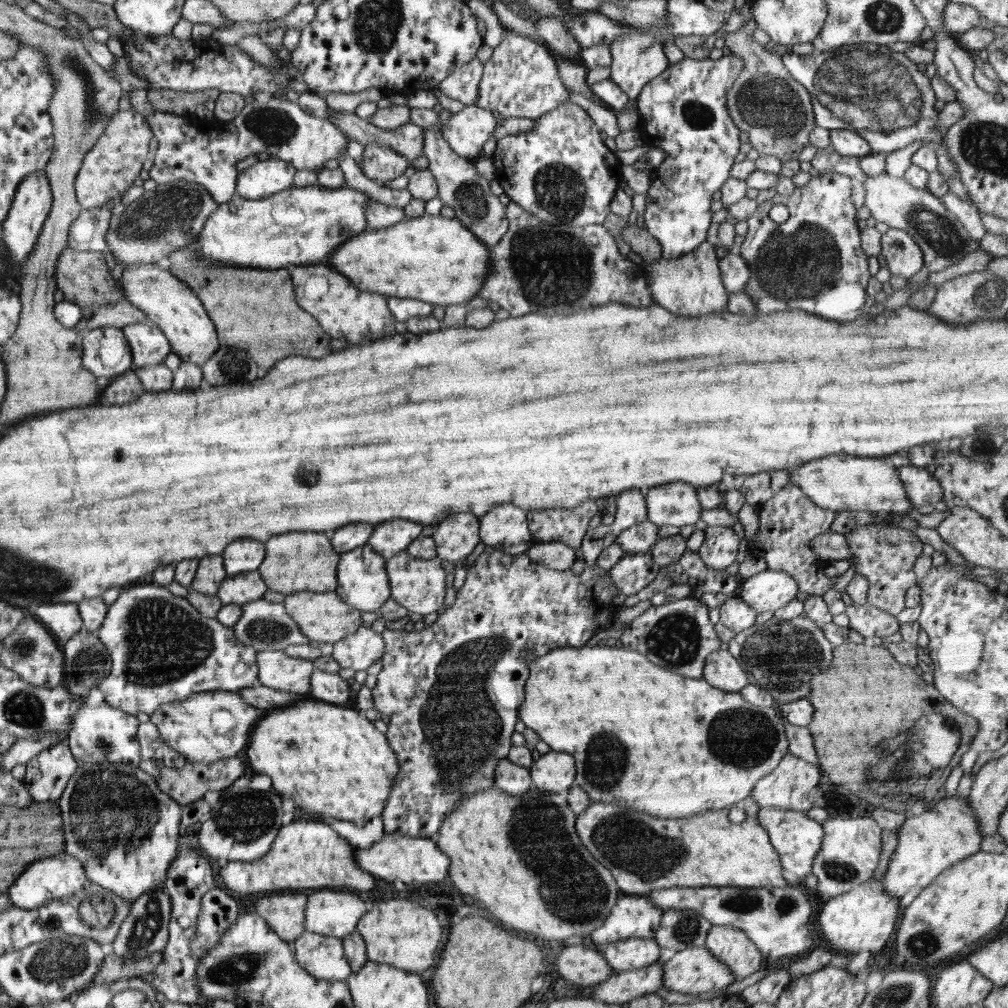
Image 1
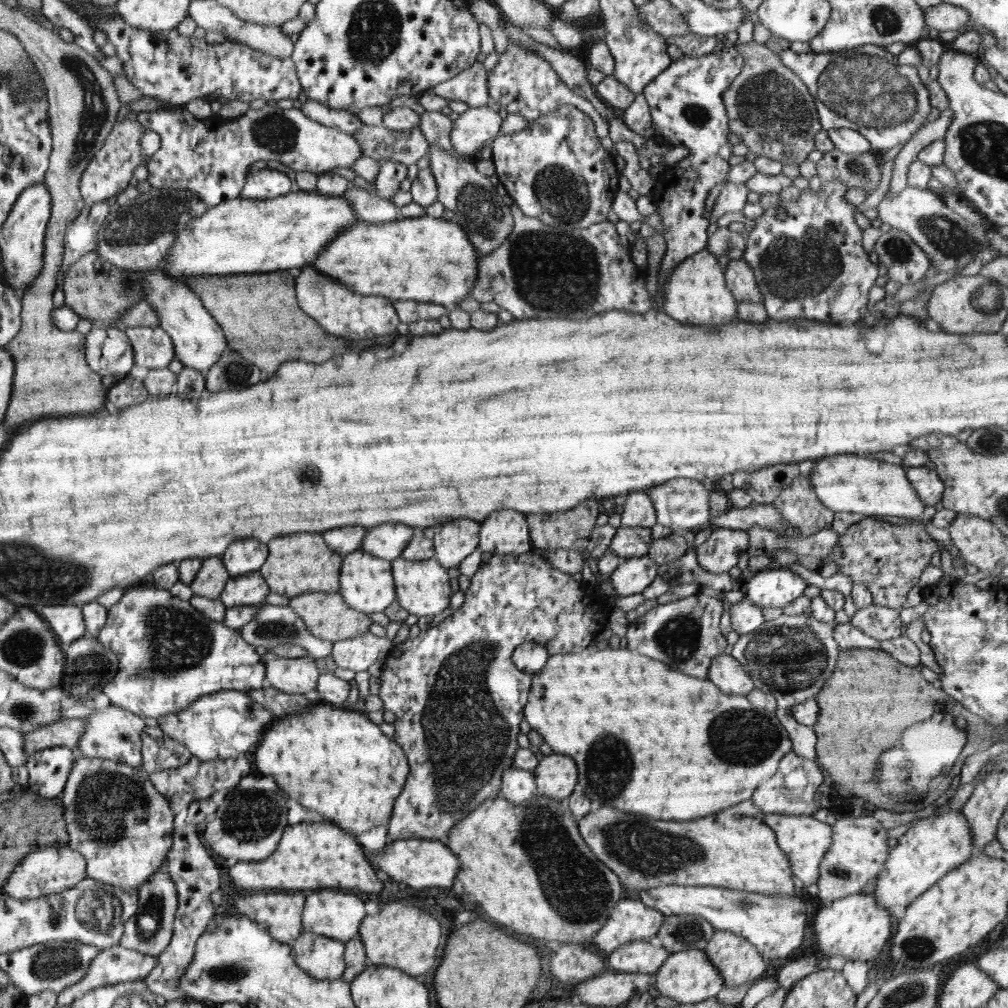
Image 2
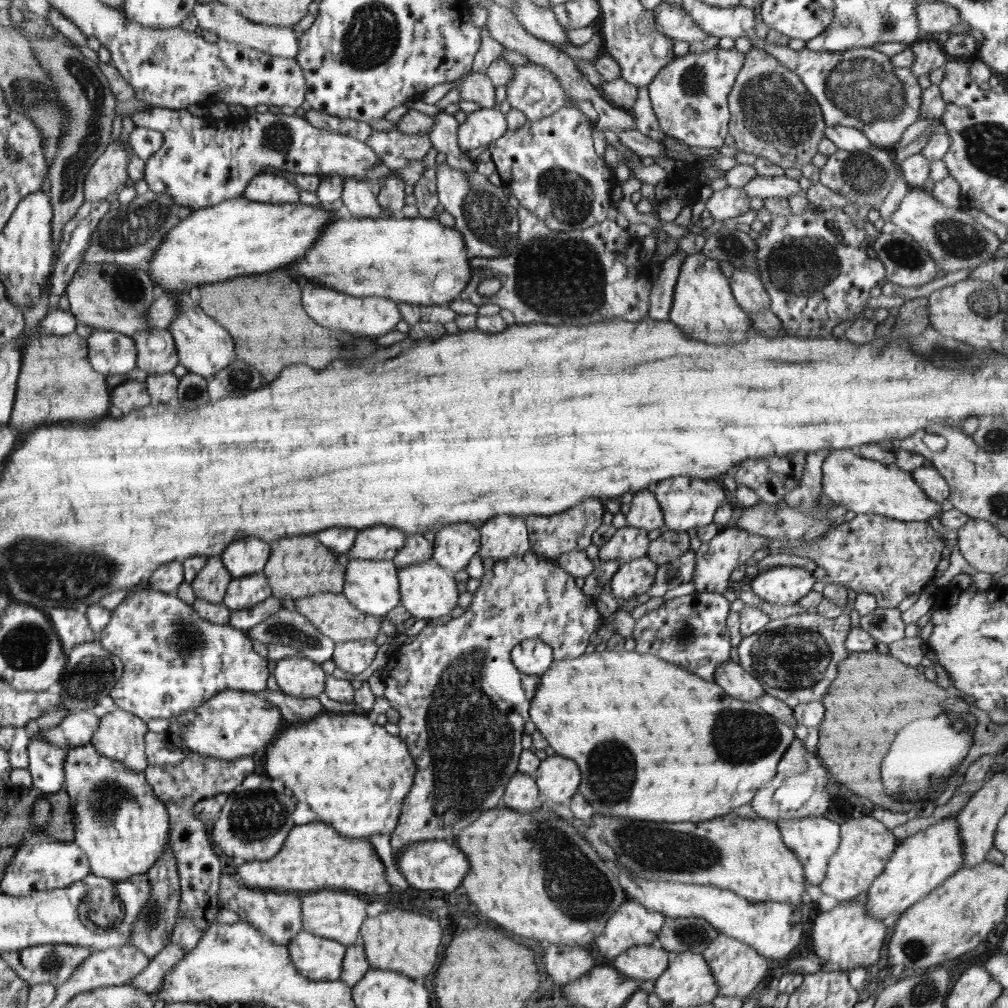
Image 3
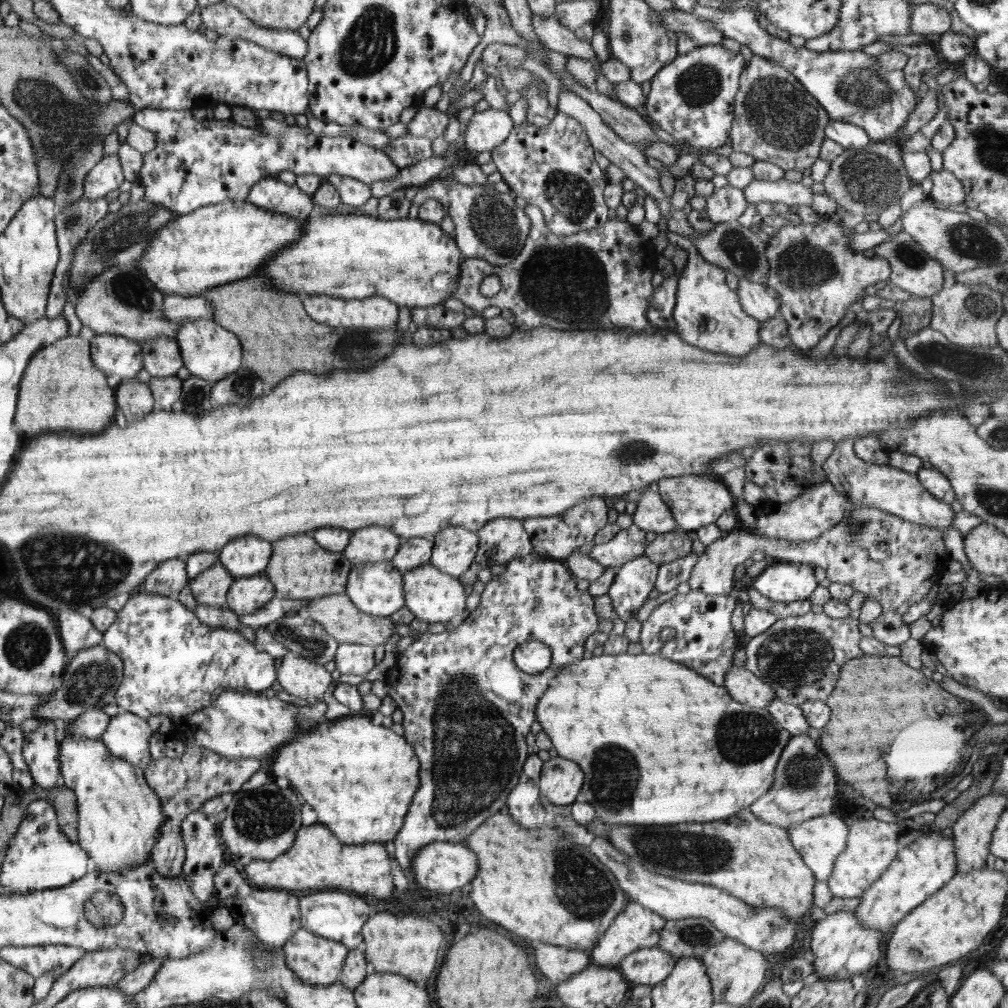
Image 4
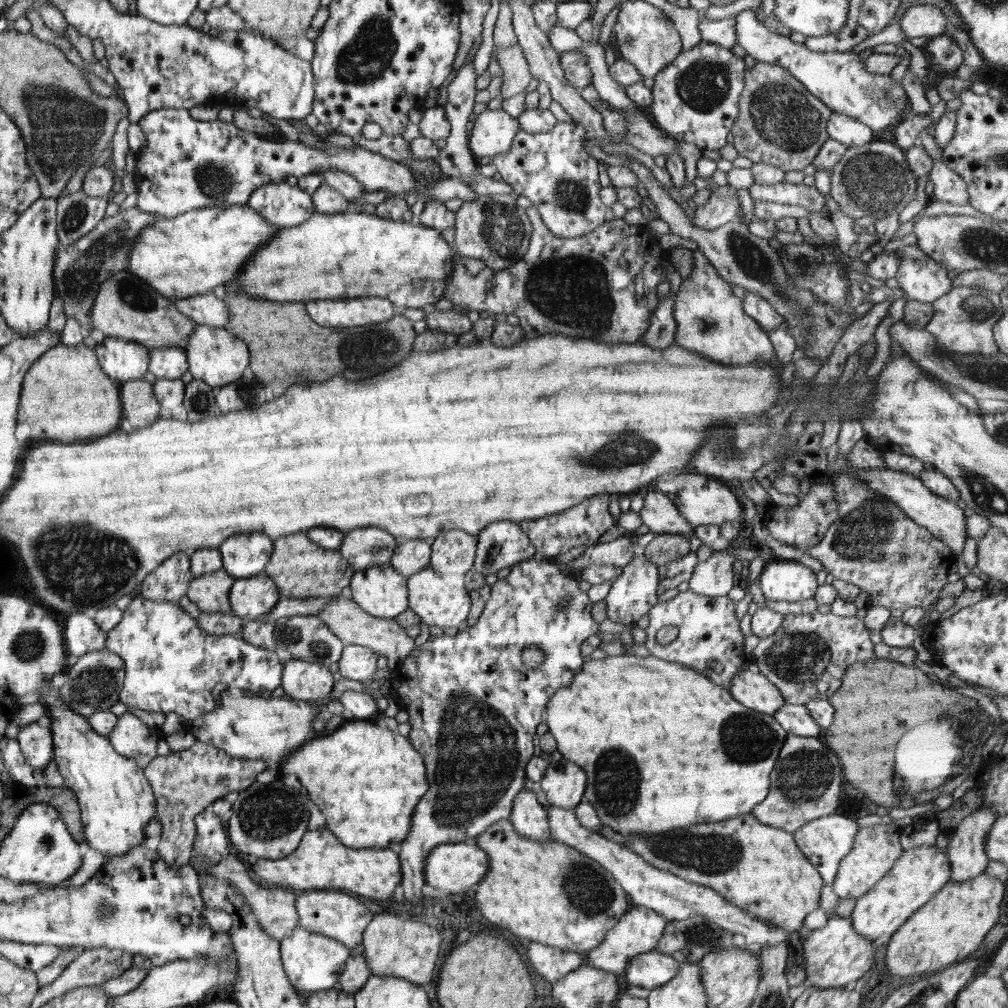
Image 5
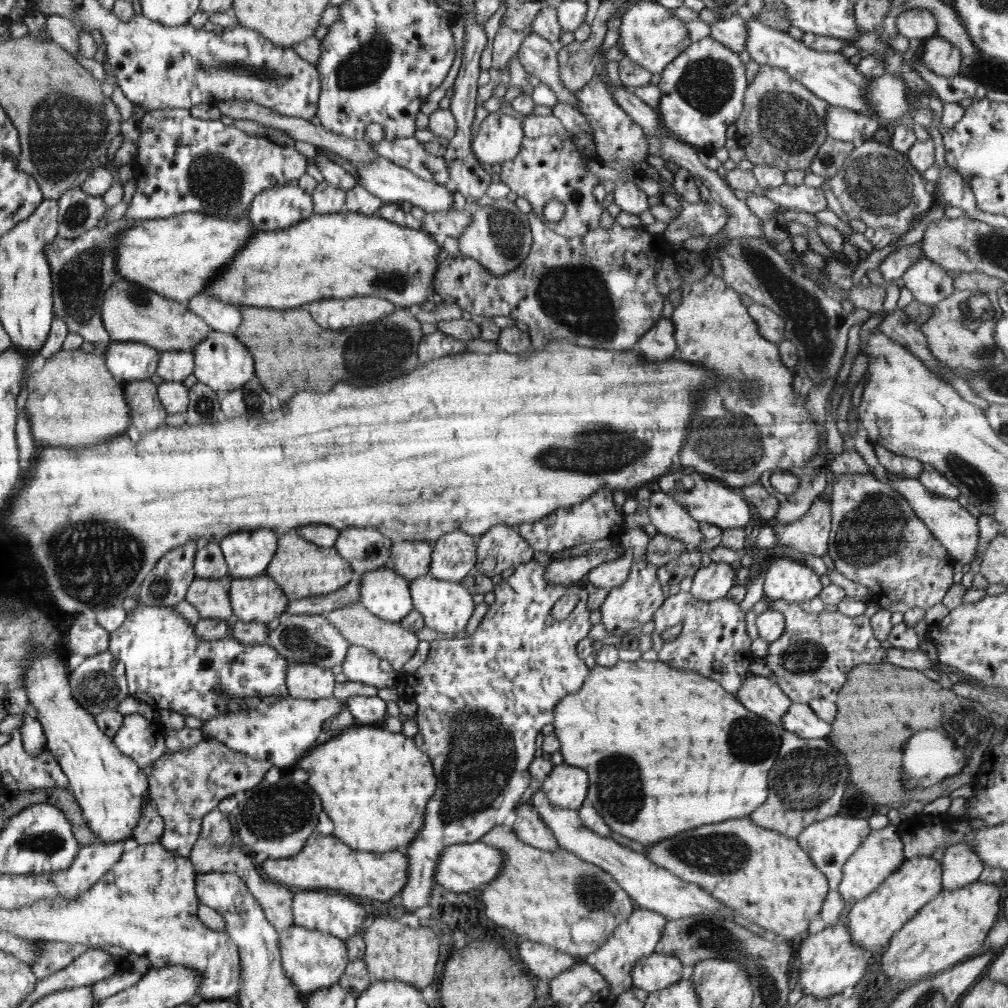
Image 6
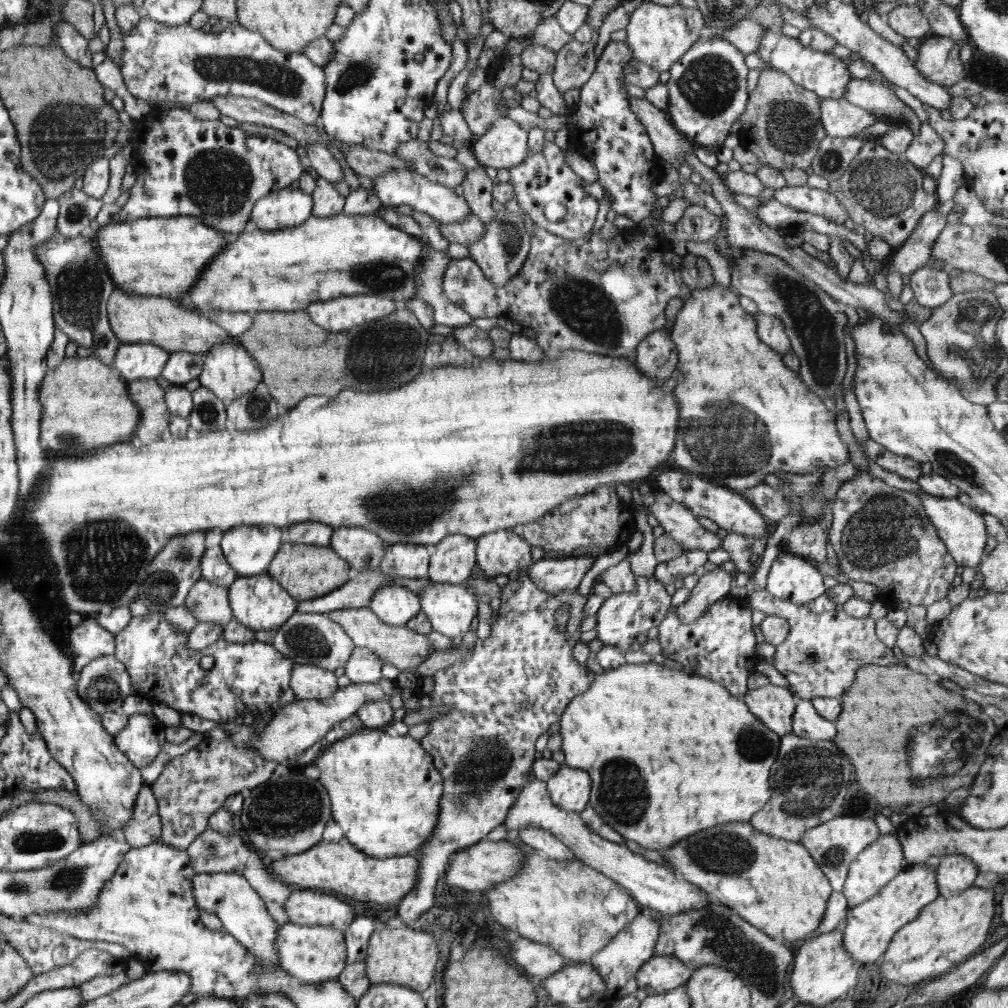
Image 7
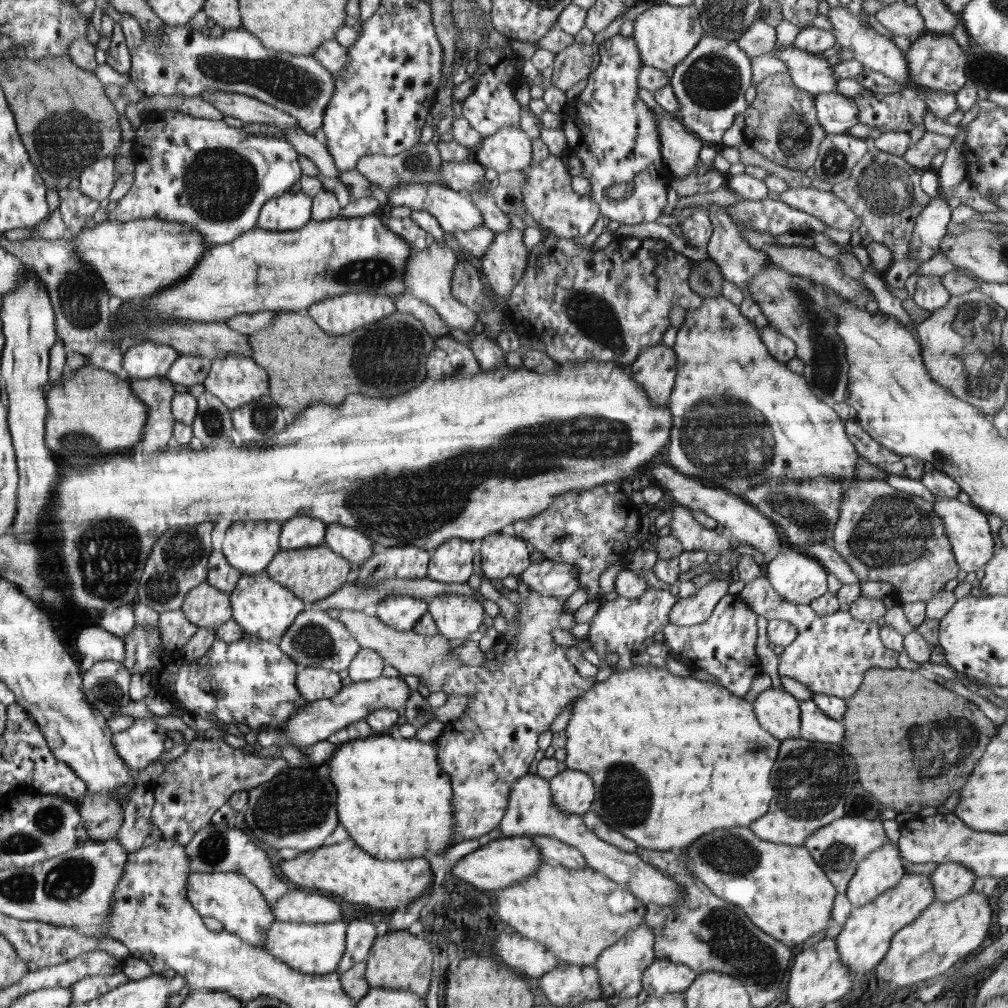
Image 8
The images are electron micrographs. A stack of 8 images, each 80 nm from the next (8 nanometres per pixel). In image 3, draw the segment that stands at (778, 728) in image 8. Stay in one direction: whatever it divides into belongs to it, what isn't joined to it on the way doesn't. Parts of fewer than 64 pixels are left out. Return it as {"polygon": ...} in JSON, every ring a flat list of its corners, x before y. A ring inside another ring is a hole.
{"polygon":[[732,659,716,667,714,681,728,696,738,700,756,702,757,698,765,693,760,681]]}

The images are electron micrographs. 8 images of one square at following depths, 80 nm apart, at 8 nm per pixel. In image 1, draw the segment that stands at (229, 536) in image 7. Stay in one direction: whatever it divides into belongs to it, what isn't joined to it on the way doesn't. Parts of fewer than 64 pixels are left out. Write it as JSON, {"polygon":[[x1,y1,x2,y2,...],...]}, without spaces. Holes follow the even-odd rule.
{"polygon":[[236,540,221,555,227,575,258,571,264,560,264,544,256,540]]}

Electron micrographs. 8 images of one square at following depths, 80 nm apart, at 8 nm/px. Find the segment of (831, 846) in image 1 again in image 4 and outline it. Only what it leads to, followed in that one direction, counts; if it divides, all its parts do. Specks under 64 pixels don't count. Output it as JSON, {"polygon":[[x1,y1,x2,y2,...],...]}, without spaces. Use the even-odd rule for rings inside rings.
{"polygon":[[874,817,860,819,849,824,846,846,834,861,832,874,827,887,836,898,858,898,890,866,899,846,899,827,897,823,880,822]]}

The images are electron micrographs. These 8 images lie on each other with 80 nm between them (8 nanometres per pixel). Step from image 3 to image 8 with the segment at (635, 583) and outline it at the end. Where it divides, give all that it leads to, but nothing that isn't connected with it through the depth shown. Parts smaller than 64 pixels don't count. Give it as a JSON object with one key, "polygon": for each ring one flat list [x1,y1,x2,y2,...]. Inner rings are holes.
{"polygon":[[652,586,646,587,647,591,644,591,644,594,642,596,639,596,638,598,635,599,629,599,623,596,618,595,618,598,615,600,603,600,601,603,601,607,598,608,598,612,594,615,594,618,591,620,591,627,589,630,589,636,588,640,592,642,592,649,594,649,597,654,599,655,599,658,603,662,603,656,606,656,606,654,610,654,610,652,616,652,616,654,619,654,620,660,616,662,616,664,603,664,602,666,609,665,613,669,613,673,617,673,618,671,627,671,630,667,633,667,634,665,632,664,632,661,630,661,630,658,632,656,636,656,638,651,638,648,642,647,642,644,645,642,650,642,652,641,652,636,656,634,656,632,660,632,664,630,664,627,669,623,669,614,671,611,671,608,676,604,677,599,670,593,669,590,664,590,662,588,654,588]]}

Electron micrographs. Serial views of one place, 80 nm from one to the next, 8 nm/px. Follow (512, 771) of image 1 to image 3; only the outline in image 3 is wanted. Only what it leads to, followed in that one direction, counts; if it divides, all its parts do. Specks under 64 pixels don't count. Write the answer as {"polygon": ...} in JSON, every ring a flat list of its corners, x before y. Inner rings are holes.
{"polygon":[[516,772,503,796,503,804,521,813,535,813,542,808,538,800,539,789,534,777]]}

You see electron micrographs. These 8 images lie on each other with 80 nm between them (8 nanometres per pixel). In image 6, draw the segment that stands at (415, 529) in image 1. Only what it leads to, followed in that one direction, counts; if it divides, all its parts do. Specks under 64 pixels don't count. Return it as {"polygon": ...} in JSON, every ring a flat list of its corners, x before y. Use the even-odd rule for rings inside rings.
{"polygon":[[348,528,342,530,334,548,346,560,353,573,362,576,372,572,389,560,393,542,374,528]]}

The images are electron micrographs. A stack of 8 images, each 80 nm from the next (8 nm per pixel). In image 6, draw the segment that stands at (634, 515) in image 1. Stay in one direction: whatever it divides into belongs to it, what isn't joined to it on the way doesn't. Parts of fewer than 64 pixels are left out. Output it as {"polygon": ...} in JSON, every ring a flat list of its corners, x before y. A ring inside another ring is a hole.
{"polygon":[[662,491,651,493,647,507,650,522,658,533,684,541,693,550,710,548,716,541,707,542,699,529,699,522]]}

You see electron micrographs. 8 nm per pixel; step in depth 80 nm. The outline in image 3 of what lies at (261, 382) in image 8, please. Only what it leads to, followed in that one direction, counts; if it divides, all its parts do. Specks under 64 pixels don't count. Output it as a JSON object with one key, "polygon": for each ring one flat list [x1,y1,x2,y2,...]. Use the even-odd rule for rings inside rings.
{"polygon":[[172,292,170,297,174,297,178,303,178,316,176,316,178,320,174,320,168,330,176,341,180,363,189,372,210,380,218,372,222,372,232,360,237,359,237,348,234,344,233,334,218,324,218,321,208,316,198,302,192,300,189,292]]}

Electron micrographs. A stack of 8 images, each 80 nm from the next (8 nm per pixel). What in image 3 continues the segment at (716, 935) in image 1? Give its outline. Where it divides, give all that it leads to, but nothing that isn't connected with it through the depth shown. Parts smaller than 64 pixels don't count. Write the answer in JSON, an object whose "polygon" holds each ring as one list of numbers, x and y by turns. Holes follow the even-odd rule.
{"polygon":[[719,934,701,953,716,979,718,995,741,996,742,1000,746,1000,756,988,763,986,761,980,768,970,768,959,744,942]]}

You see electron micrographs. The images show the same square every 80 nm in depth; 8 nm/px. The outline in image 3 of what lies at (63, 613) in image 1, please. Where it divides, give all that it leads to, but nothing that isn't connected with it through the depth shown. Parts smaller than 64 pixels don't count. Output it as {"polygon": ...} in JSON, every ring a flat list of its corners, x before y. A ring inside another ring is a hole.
{"polygon":[[52,608,46,611,50,620,53,620,54,628,57,628,68,656,77,644,98,640,98,634,90,628,85,613,80,610]]}

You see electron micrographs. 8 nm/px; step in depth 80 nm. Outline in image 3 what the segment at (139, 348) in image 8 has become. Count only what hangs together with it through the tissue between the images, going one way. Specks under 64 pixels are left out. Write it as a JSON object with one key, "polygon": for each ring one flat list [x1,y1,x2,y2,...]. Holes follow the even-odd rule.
{"polygon":[[93,330,87,340,89,361,98,373,104,376,127,375,137,367,138,348,133,338,120,332]]}

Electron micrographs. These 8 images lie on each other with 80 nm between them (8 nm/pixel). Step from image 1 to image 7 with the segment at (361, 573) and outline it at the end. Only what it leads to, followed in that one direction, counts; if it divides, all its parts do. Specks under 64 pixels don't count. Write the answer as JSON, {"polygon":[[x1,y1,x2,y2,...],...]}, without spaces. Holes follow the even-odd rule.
{"polygon":[[396,583,376,589,368,606,382,622,392,626,404,626,421,611,416,593]]}

